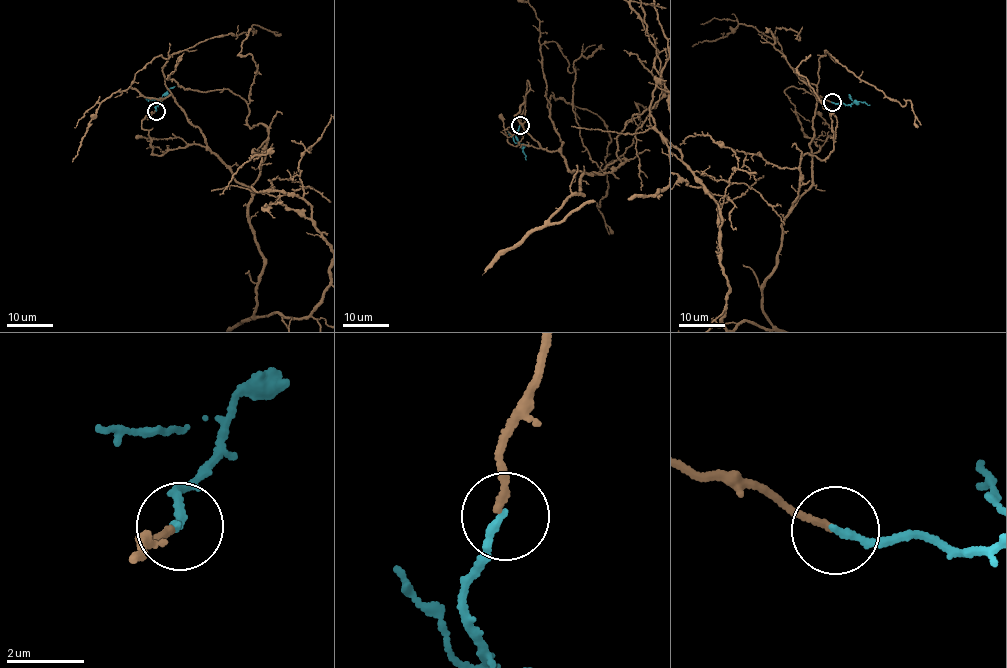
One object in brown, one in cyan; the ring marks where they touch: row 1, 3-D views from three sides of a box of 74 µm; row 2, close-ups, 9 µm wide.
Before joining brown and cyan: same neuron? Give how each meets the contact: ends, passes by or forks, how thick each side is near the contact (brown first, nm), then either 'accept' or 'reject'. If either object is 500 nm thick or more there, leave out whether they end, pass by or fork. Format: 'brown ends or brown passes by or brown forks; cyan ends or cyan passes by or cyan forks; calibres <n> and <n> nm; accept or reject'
brown ends; cyan ends; calibres 170 and 180 nm; reject

